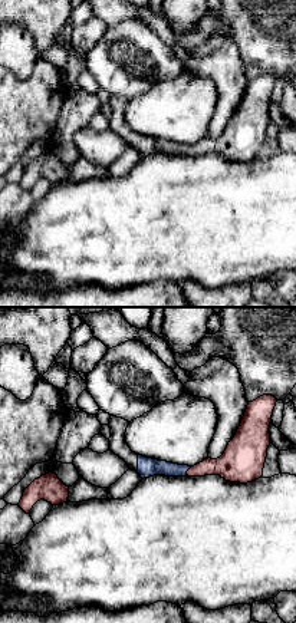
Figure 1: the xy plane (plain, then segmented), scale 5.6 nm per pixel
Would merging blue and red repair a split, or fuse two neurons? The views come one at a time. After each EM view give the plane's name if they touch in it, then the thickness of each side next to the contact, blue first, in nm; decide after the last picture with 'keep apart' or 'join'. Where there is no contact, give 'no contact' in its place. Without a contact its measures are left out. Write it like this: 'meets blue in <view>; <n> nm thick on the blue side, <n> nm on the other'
meets blue in xy; 110 nm thick on the blue side, 170 nm on the other

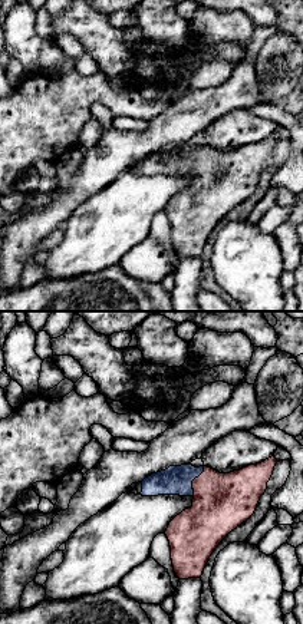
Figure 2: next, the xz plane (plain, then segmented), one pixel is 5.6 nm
meets blue in xz; 160 nm thick on the blue side, 320 nm on the other

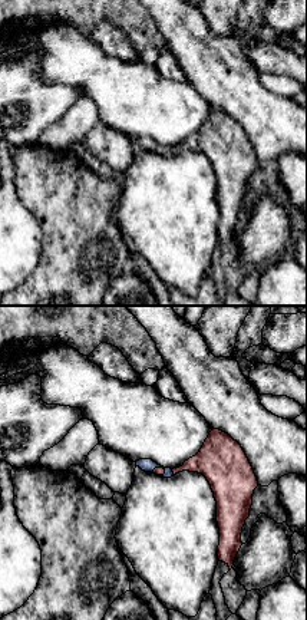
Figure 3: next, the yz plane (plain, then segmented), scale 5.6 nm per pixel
meets blue in yz; 80 nm thick on the blue side, 220 nm on the other

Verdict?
join

